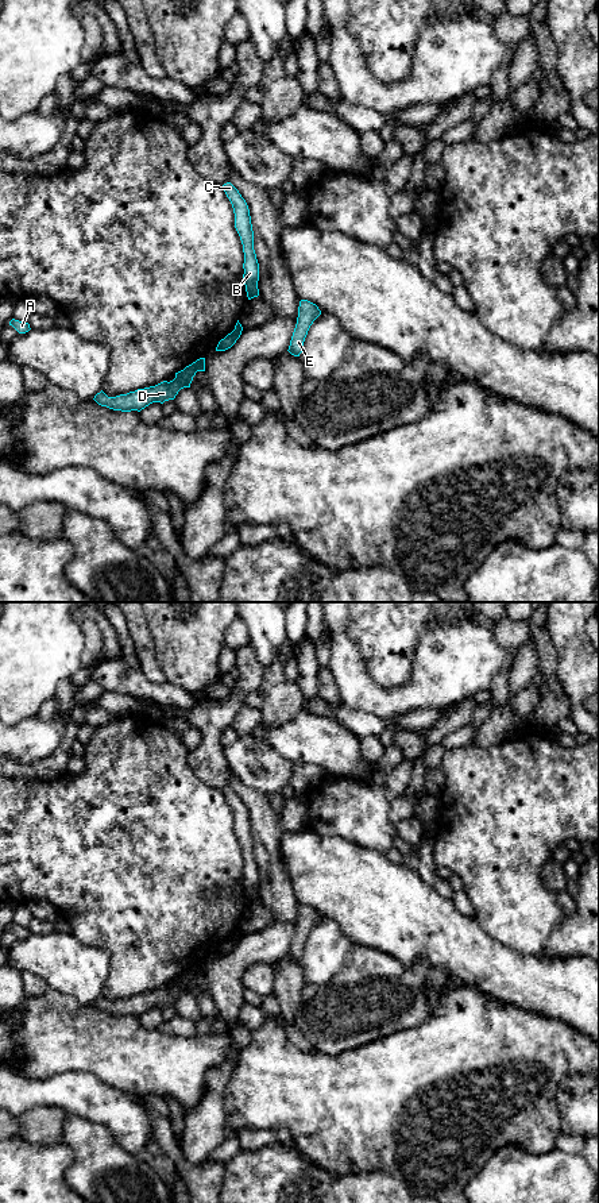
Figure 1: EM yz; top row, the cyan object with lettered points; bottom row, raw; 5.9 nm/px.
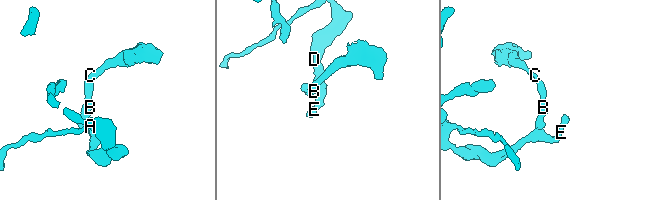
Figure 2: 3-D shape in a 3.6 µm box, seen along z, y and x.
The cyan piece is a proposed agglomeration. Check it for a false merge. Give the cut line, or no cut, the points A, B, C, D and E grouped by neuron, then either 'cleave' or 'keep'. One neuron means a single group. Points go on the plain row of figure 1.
cut in yz along (235, 933), (240, 936); A D E / B C; cleave

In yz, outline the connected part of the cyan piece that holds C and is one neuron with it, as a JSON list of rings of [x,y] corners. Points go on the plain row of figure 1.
[[[227,787],[223,794],[229,803],[233,818],[235,818],[235,833],[240,841],[244,857],[244,890],[248,905],[259,901],[258,886],[259,886],[259,868],[254,855],[254,836],[251,829],[250,814],[246,805],[241,802],[239,795]]]

